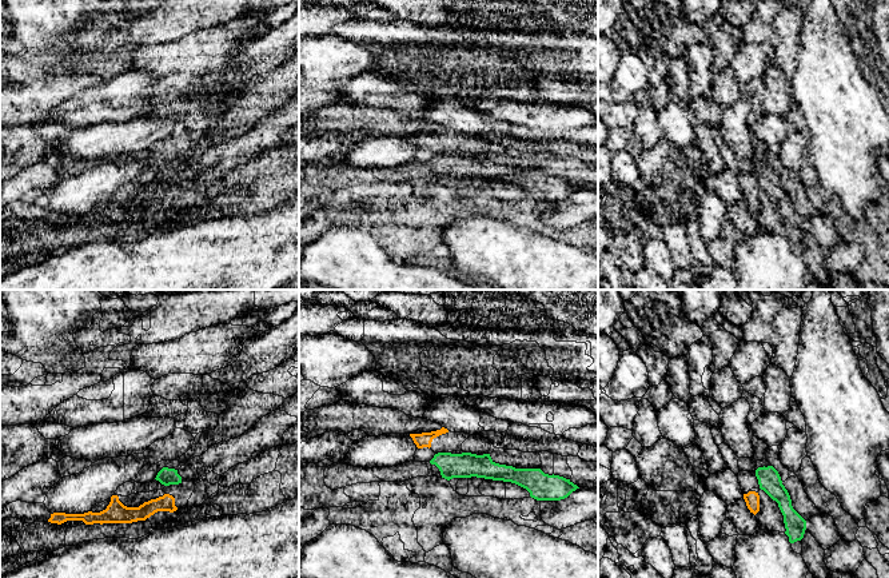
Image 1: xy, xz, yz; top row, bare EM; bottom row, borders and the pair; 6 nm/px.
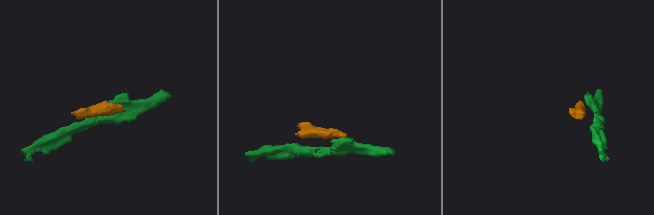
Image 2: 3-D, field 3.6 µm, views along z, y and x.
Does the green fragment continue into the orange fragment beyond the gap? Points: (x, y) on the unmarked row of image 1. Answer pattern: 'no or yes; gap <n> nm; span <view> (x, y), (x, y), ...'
no; gap 30 nm; span yz (761, 190), (757, 194)

